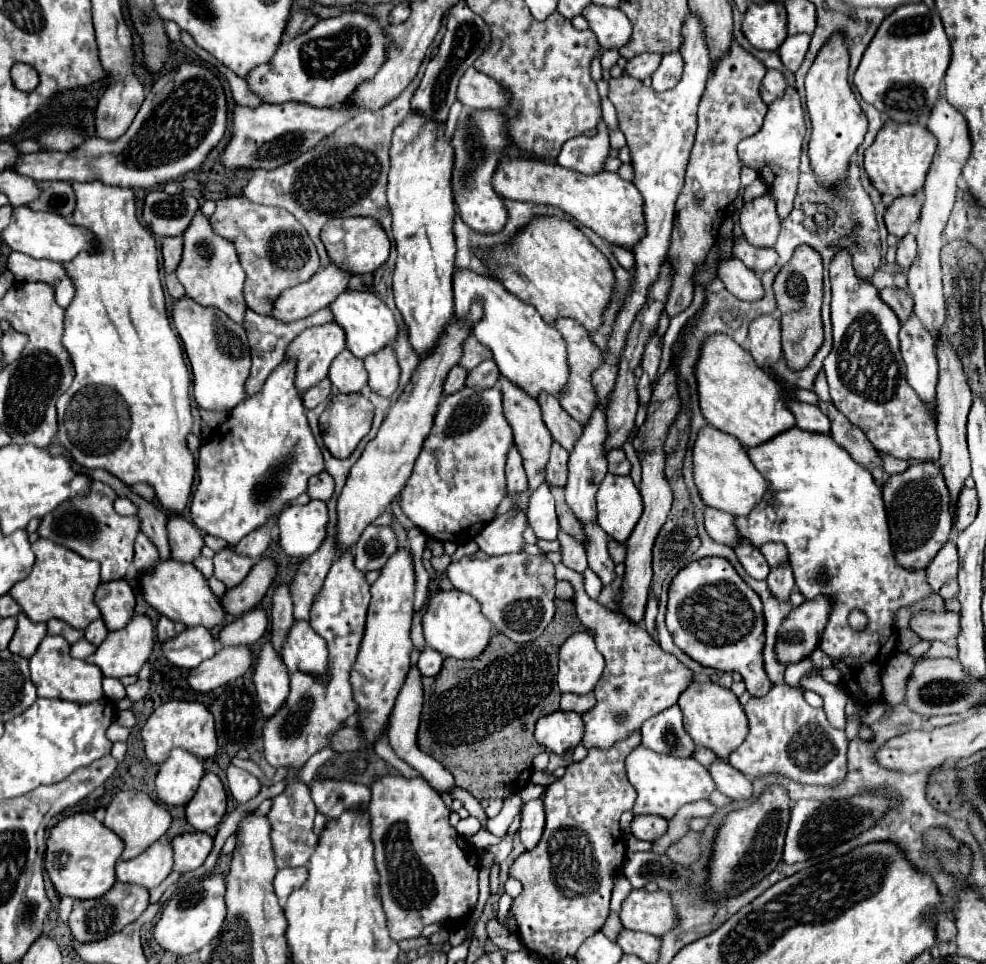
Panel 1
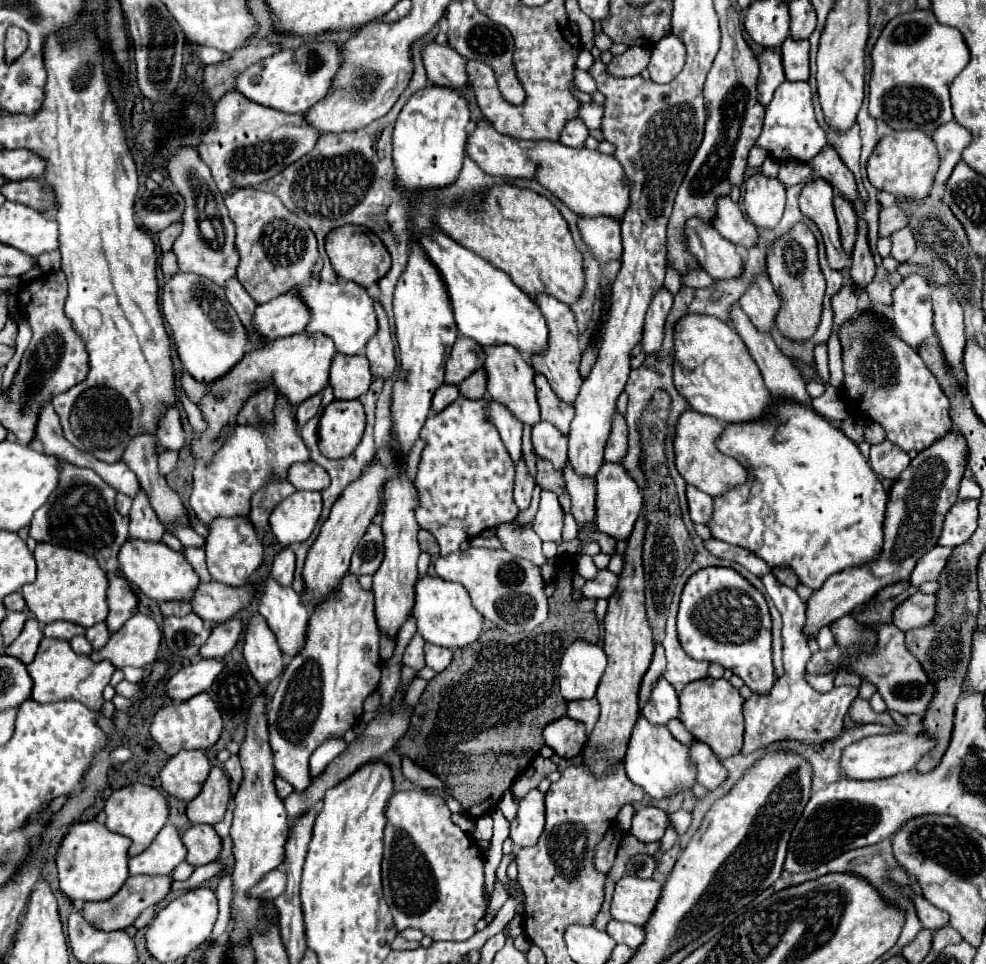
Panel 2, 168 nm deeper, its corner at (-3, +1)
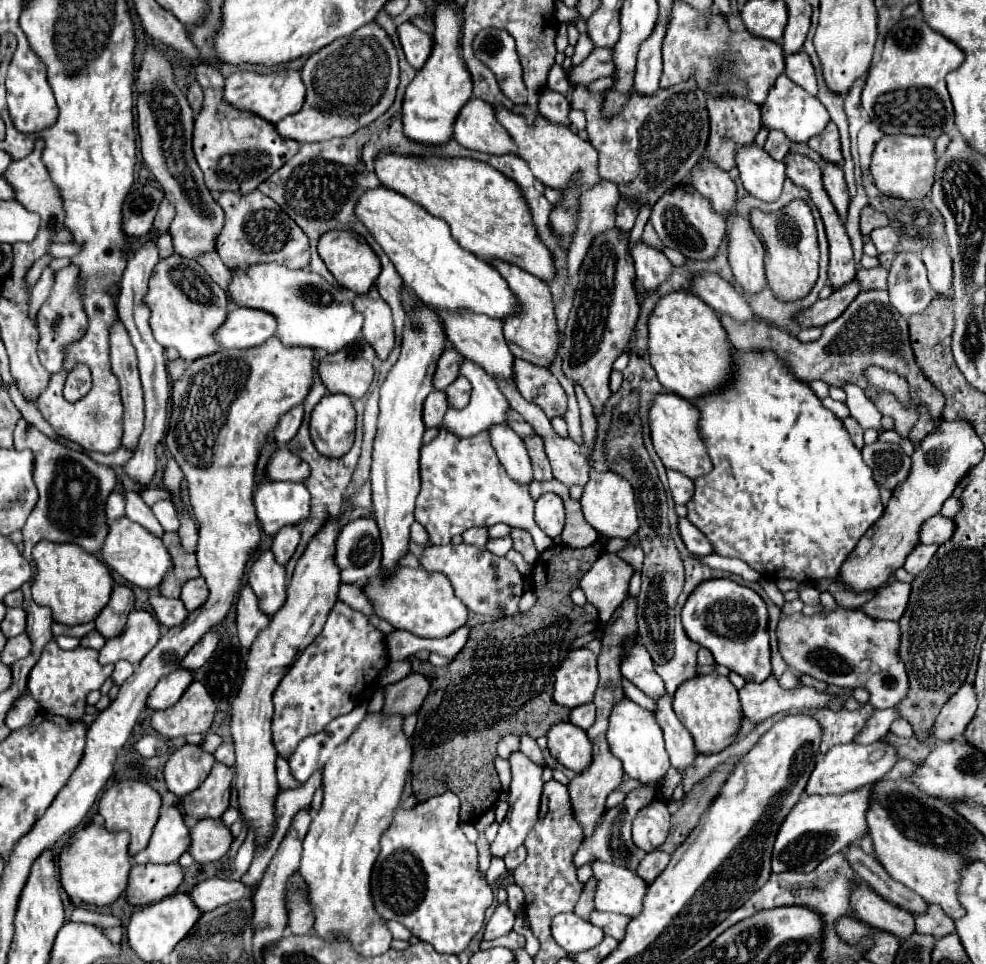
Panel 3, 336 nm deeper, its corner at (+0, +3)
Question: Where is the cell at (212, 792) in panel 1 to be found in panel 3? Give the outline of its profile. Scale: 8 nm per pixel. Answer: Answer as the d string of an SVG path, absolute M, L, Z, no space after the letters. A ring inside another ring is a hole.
M215 762L207 780L183 798L183 812L195 820L221 818L221 814L229 808L231 778L233 768Z

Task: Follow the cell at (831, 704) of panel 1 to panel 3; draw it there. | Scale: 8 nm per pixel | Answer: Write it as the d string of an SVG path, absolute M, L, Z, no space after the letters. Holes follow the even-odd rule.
M839 608L813 616L781 616L777 636L779 652L791 668L841 688L867 688L871 694L869 704L877 710L897 706L907 696L909 678L903 660L899 658L901 634L897 622L875 620L863 614L863 610Z

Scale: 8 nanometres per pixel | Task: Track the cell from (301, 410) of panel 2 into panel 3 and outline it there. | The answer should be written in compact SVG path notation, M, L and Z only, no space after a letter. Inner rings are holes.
M299 404L293 410L289 410L287 414L283 414L283 418L279 420L277 428L273 430L273 438L277 440L279 446L289 442L297 434L297 430L301 426L301 420L303 420L303 404Z

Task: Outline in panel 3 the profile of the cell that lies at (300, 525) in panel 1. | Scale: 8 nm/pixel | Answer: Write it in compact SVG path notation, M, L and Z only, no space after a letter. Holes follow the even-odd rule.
M261 482L255 490L253 504L263 532L275 536L283 526L297 526L307 520L311 496L303 484Z

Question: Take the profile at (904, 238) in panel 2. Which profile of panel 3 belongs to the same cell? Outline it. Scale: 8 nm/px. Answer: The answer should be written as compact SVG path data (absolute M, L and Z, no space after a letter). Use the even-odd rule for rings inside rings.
M883 226L883 228L875 228L871 232L871 240L875 244L875 248L881 254L893 252L899 246L899 236L895 234L895 230L891 230L891 226Z

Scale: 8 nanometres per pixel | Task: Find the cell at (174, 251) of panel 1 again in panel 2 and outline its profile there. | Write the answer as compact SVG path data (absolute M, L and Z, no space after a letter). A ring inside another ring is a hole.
M176 222L176 224L170 224L168 228L164 228L164 230L158 234L158 238L160 238L160 248L162 248L164 252L170 250L172 244L174 244L174 240L180 236L180 232L182 232L182 222Z

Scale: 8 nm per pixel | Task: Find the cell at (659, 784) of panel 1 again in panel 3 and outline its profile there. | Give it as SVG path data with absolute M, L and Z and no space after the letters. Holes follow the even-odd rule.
M623 698L619 704L615 704L611 718L609 718L607 740L609 740L611 752L623 762L625 774L641 784L661 782L667 770L671 768L667 750L665 750L665 742L663 742L663 730L657 726L653 712L637 706L629 698Z

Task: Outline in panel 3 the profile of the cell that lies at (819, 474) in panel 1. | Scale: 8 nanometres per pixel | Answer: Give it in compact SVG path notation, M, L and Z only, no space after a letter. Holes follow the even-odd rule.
M737 350L737 352L739 352L739 358L737 358L737 372L735 372L733 384L729 388L725 388L723 392L711 394L709 398L703 398L703 400L697 402L697 408L701 412L699 430L701 430L703 442L707 446L707 452L713 460L713 472L695 480L695 496L687 504L687 510L689 510L687 518L691 520L693 526L697 526L709 538L709 542L713 544L717 554L741 558L753 570L757 570L763 576L793 578L793 580L799 580L799 582L836 578L839 574L839 566L843 564L843 558L855 548L855 544L865 534L865 530L869 530L883 514L879 488L873 480L871 468L863 462L861 450L855 448L855 444L851 442L847 430L843 428L843 422L833 412L823 408L821 400L813 394L813 390L805 382L799 382L795 376L791 376L787 366L783 362L779 362L775 358L775 354L741 352L741 350Z

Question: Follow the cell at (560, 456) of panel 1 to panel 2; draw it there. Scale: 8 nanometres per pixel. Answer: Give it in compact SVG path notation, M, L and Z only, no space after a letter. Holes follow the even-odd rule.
M538 422L532 428L532 450L536 456L542 456L554 464L554 468L562 470L562 464L566 464L566 448L568 448L568 436L558 432L552 424Z

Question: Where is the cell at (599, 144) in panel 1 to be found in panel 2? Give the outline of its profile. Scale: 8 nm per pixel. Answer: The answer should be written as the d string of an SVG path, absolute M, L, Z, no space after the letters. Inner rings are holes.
M572 118L566 122L566 126L560 132L560 142L572 148L582 148L584 140L588 138L588 128L580 118Z

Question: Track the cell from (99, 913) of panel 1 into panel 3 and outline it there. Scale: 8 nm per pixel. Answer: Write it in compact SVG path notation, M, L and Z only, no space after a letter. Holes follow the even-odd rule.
M179 864L133 866L129 872L125 898L131 906L147 906L175 894L181 882L183 872Z

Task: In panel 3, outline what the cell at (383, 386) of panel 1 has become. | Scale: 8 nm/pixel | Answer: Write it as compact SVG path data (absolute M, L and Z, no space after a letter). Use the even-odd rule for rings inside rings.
M375 286L367 294L357 296L353 300L353 306L365 316L363 330L361 330L363 338L373 346L379 360L387 360L395 344L391 308L387 306L387 302L383 302Z

